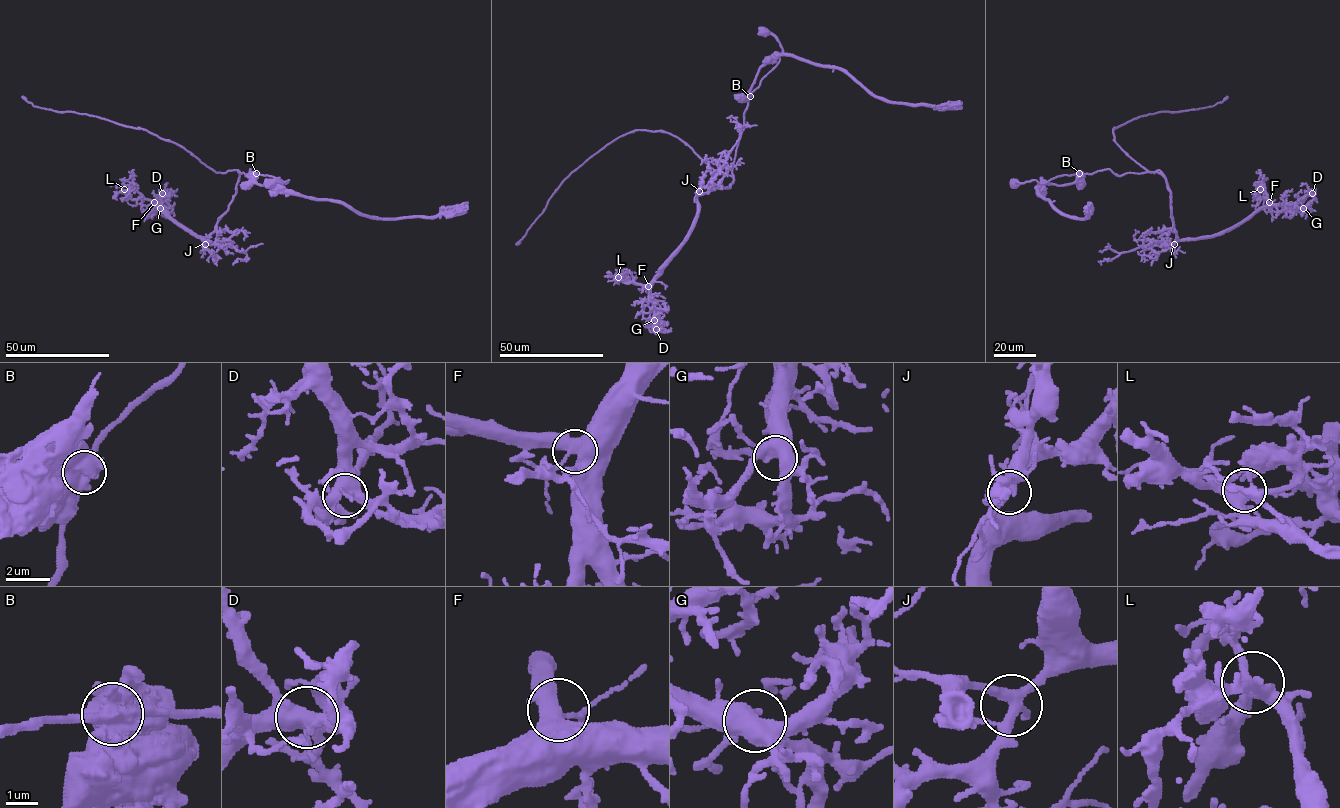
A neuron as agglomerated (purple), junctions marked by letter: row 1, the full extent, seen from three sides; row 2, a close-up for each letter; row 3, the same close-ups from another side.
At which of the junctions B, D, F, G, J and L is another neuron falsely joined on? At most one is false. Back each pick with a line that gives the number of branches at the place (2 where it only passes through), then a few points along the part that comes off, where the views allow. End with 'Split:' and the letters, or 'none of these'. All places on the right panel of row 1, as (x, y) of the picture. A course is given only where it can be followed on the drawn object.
B: Branches: 4. Course of the part to remove: (1079, 173), (1074, 182), (1045, 184), (1038, 192), (1061, 213), (1077, 218), (1087, 216), (1091, 202)
Split: B

